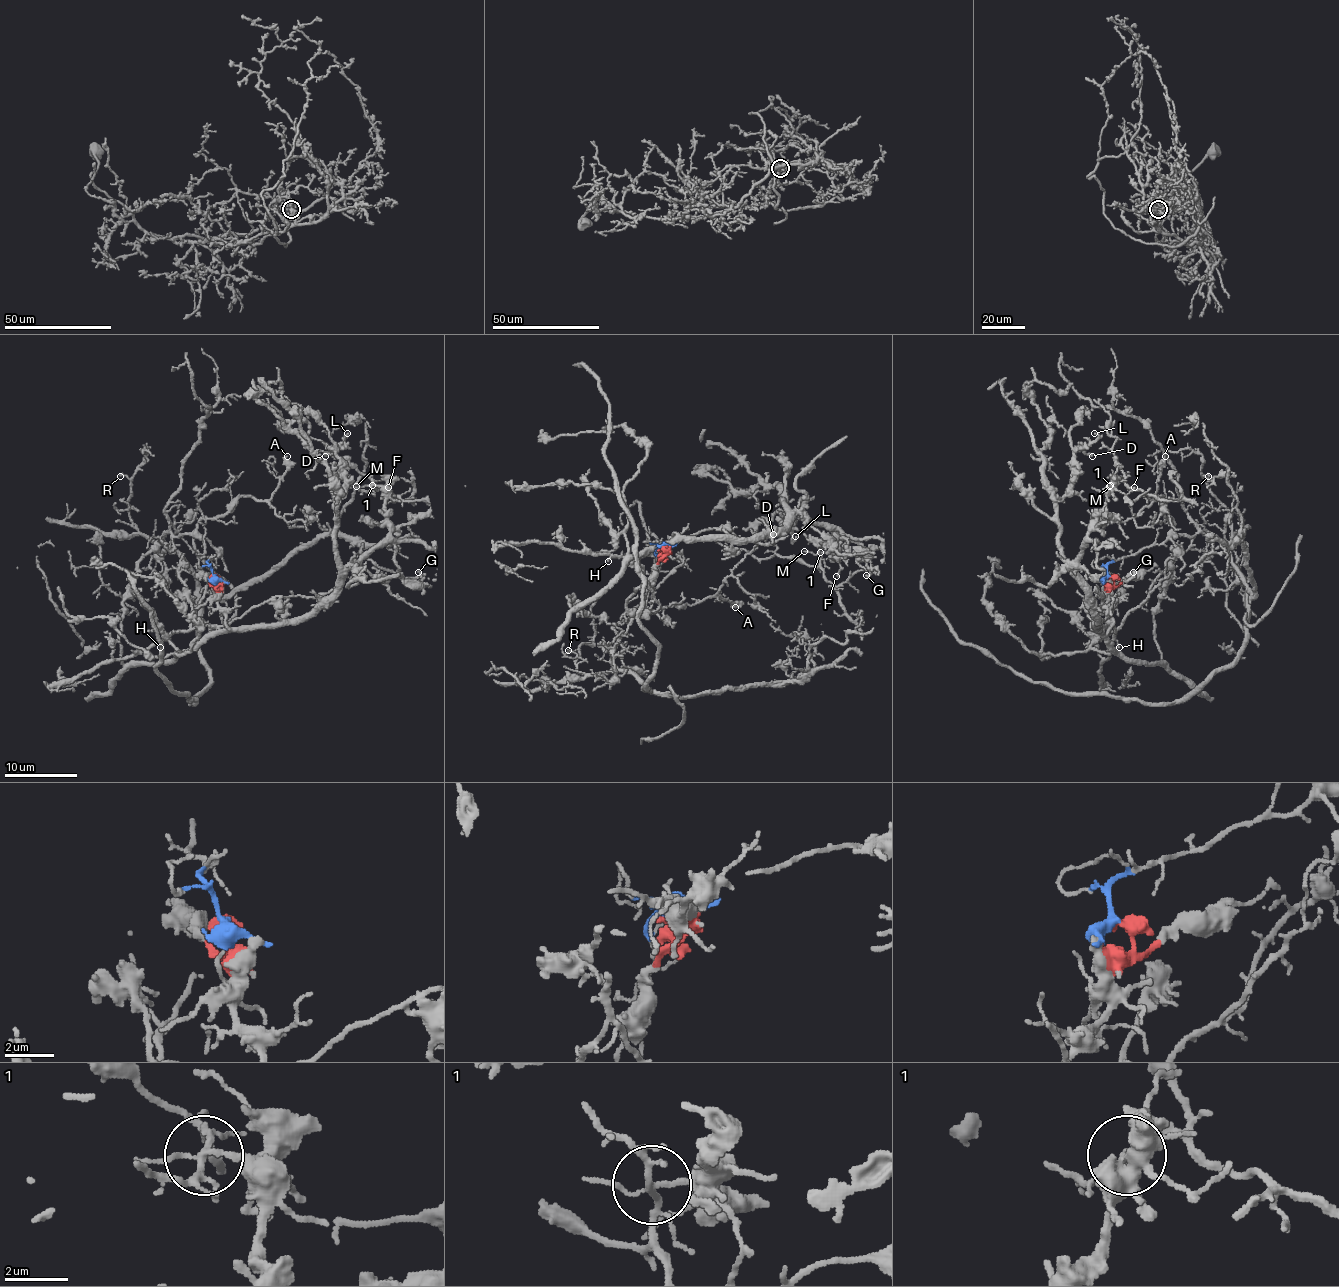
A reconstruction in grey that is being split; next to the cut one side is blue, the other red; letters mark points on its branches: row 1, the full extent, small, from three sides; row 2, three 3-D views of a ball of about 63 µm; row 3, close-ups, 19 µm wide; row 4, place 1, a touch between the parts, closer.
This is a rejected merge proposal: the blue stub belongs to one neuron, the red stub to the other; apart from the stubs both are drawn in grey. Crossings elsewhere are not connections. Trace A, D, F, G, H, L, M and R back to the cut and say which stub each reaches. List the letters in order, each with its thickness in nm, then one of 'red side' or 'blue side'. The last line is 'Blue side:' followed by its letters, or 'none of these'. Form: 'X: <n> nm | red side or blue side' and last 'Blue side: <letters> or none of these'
A: 260 nm | blue side
D: 200 nm | red side
F: 160 nm | red side
G: 170 nm | red side
H: 110 nm | red side
L: 160 nm | red side
M: 120 nm | red side
R: 130 nm | blue side
Blue side: A, R

